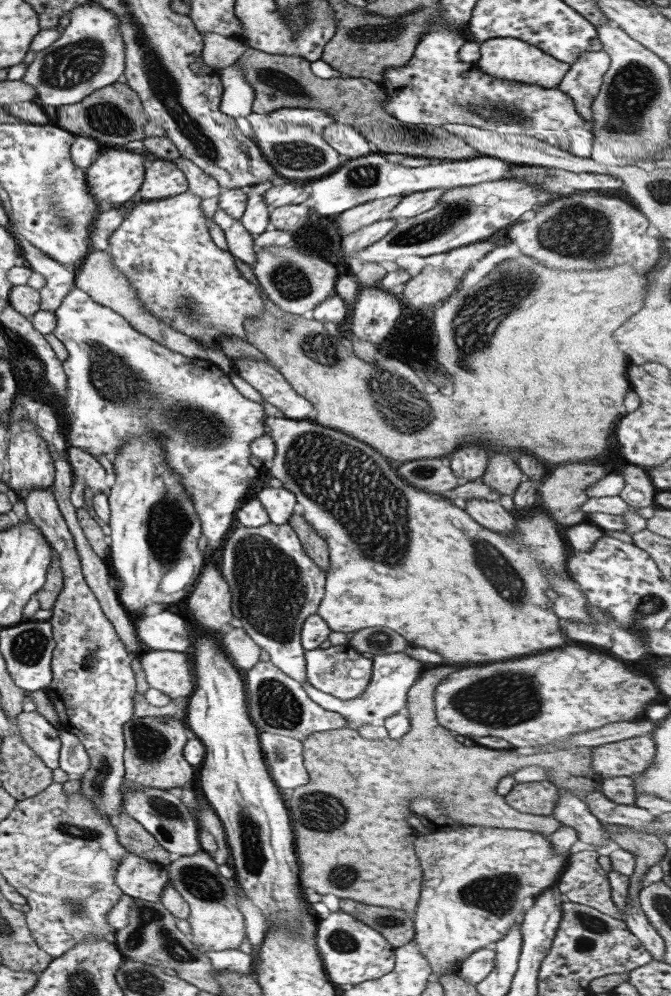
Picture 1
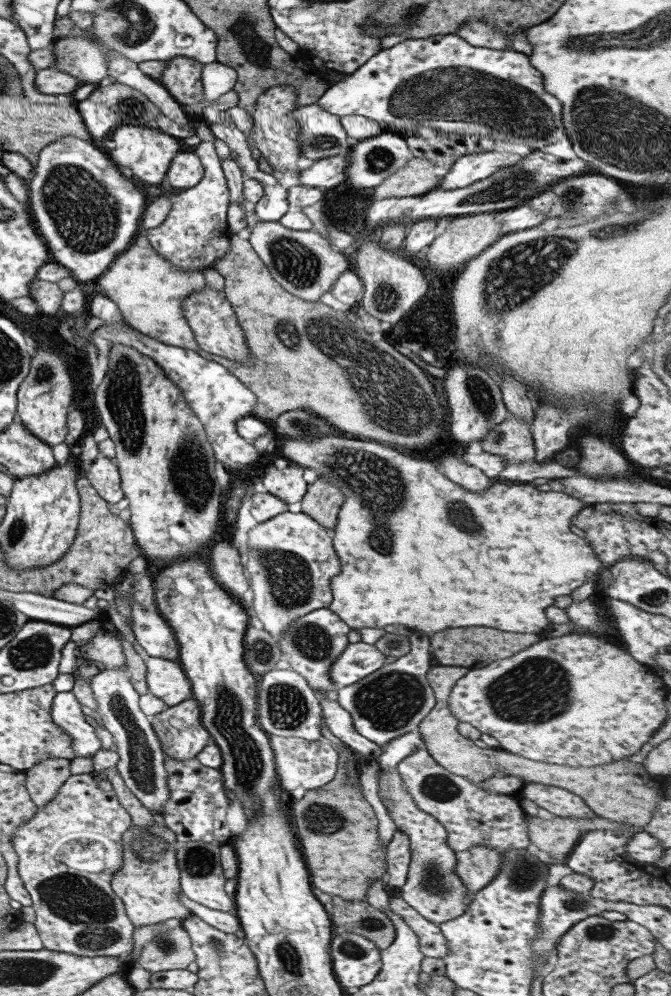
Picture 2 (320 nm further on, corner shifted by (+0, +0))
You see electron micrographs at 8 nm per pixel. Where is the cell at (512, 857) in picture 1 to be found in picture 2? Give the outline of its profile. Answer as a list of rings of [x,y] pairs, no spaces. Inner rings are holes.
[[[472,846],[463,852],[454,852],[454,871],[467,889],[465,904],[469,904],[473,895],[493,880],[502,861],[501,853],[489,846]]]

